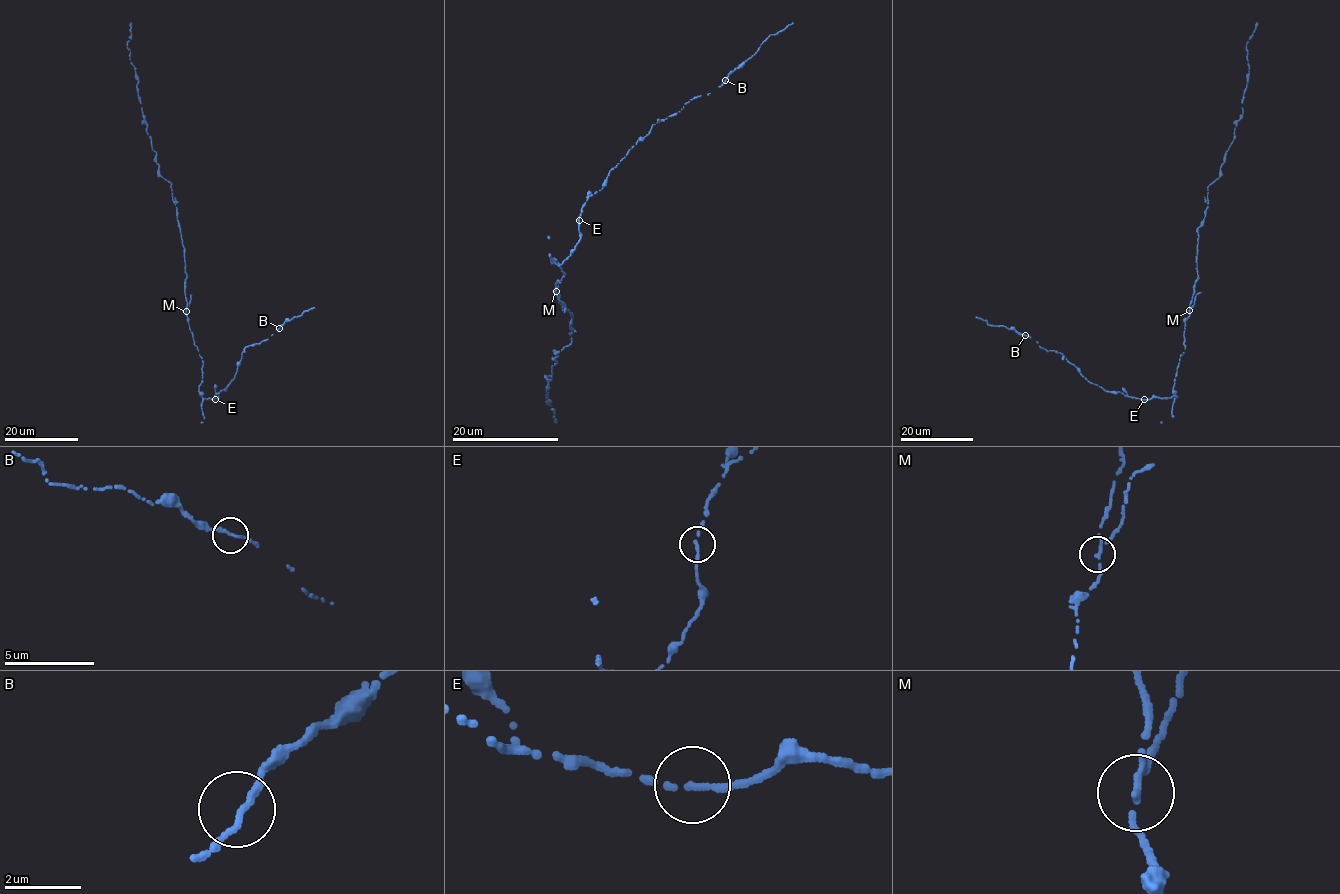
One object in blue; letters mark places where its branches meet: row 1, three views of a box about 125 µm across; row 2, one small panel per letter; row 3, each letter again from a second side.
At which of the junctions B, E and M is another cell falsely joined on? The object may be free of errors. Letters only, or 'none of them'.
none of them

